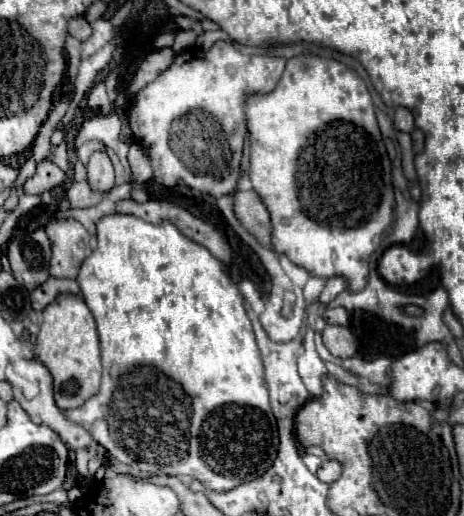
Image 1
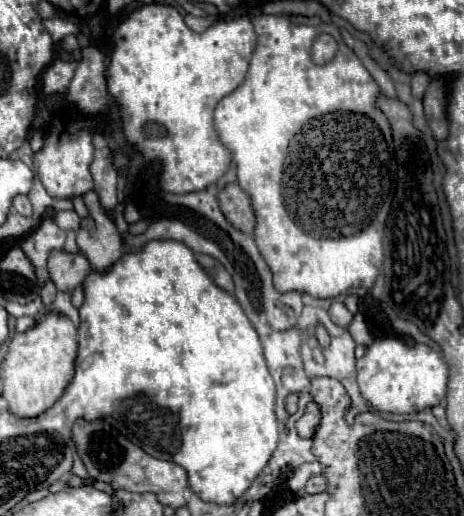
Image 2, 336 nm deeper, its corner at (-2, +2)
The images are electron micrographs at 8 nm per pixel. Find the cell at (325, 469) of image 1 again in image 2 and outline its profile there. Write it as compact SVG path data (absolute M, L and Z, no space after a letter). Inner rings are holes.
M314 474L306 484L308 494L318 494L318 492L324 492L324 490L326 490L326 478L322 474Z

